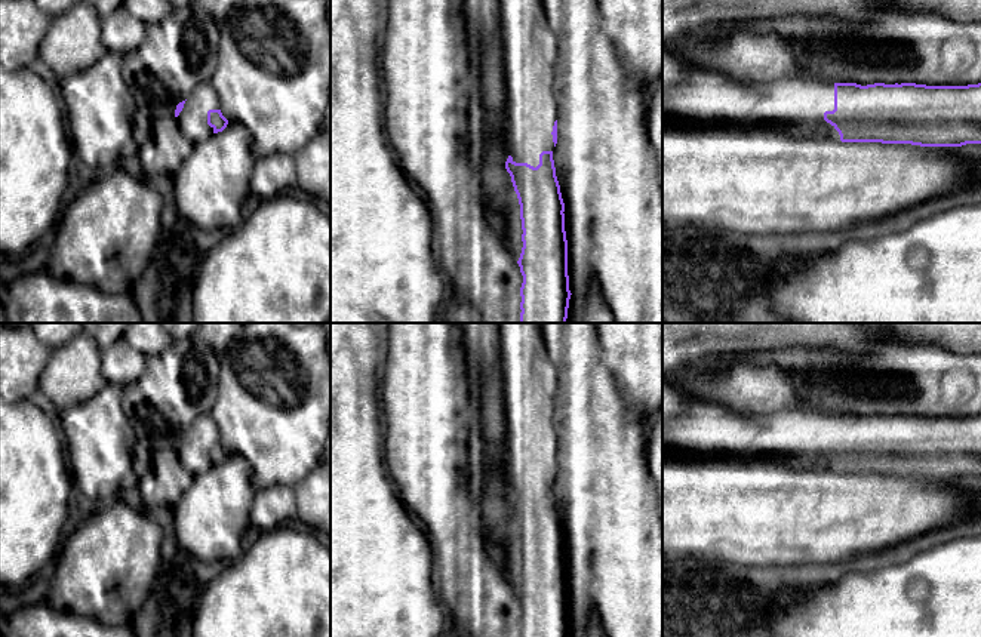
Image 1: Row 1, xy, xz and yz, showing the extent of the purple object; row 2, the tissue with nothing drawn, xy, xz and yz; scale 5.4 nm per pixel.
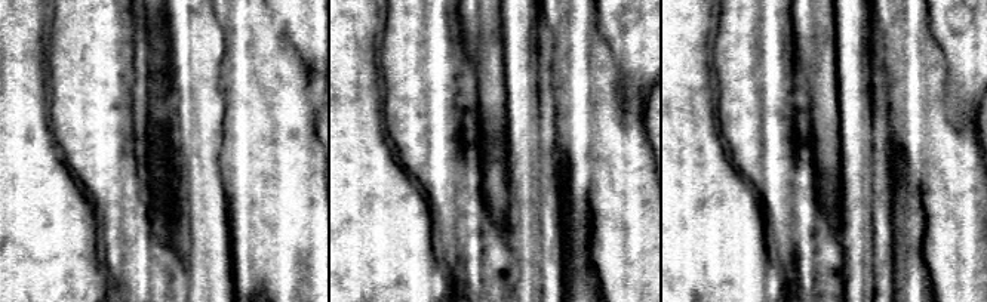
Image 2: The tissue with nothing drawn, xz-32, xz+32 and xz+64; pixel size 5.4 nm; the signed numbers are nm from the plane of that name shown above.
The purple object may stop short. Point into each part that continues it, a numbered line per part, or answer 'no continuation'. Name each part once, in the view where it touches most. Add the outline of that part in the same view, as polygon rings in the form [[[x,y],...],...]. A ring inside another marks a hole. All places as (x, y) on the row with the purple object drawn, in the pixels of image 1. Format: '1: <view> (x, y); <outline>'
1: yz (692, 99); [[[662,46],[662,117],[670,127],[685,129],[685,130],[729,130],[738,133],[750,133],[757,130],[768,130],[781,135],[787,135],[790,138],[828,138],[834,141],[840,141],[839,132],[824,120],[825,111],[834,110],[834,83],[833,81],[821,81],[817,79],[778,79],[772,83],[741,83],[728,74],[717,71],[701,71],[696,68],[689,68],[686,64],[679,61],[665,46]]]

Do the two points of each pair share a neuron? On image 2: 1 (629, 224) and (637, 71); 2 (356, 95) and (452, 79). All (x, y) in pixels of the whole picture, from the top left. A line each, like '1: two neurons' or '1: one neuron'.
1: two neurons
2: two neurons

